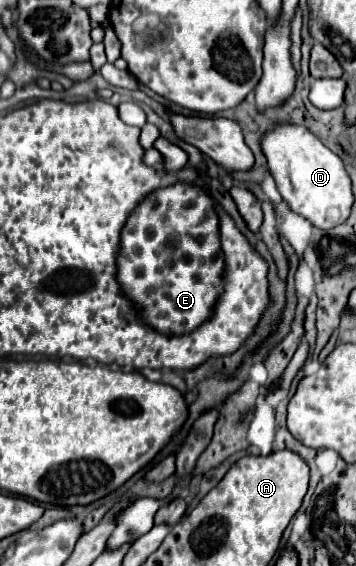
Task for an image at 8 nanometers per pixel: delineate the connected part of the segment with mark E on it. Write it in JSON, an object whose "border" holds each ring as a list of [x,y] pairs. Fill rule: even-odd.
{"border":[[[174,184],[170,188],[160,188],[152,192],[128,218],[118,256],[118,282],[122,284],[126,296],[140,304],[140,314],[146,324],[166,334],[184,334],[200,326],[214,308],[218,294],[222,292],[222,270],[224,256],[218,242],[218,216],[214,202],[208,198],[204,188]]]}

